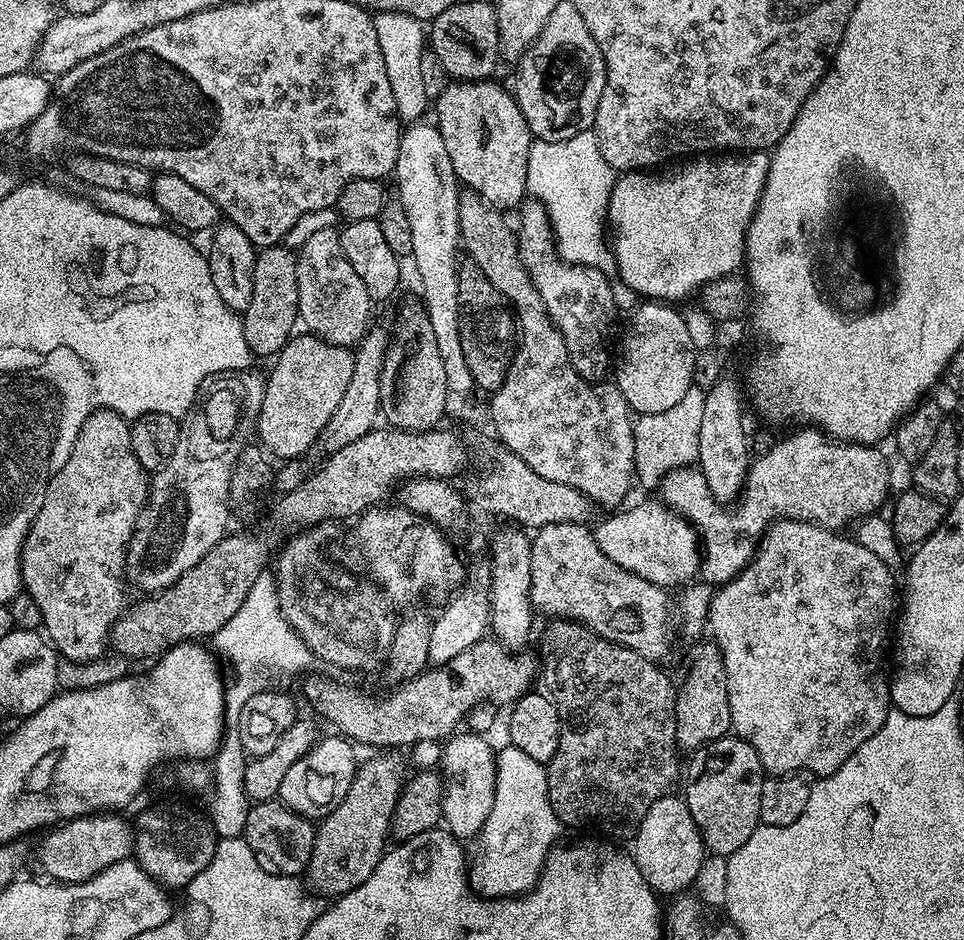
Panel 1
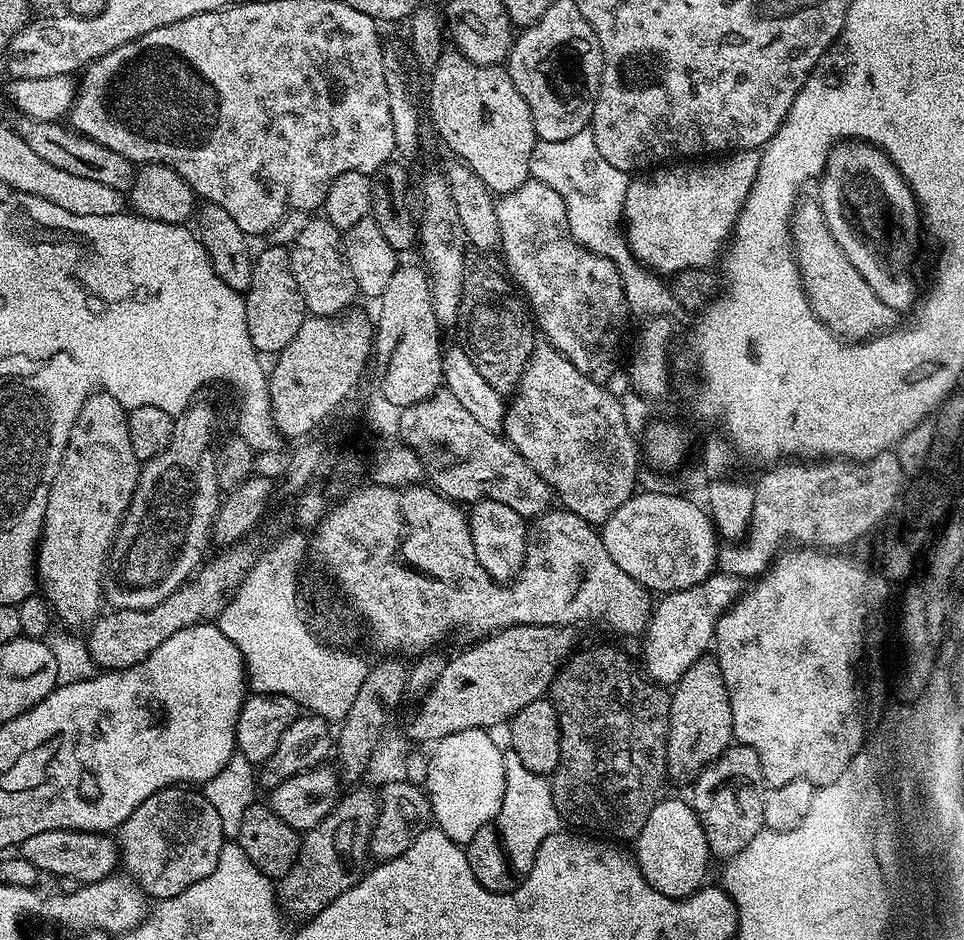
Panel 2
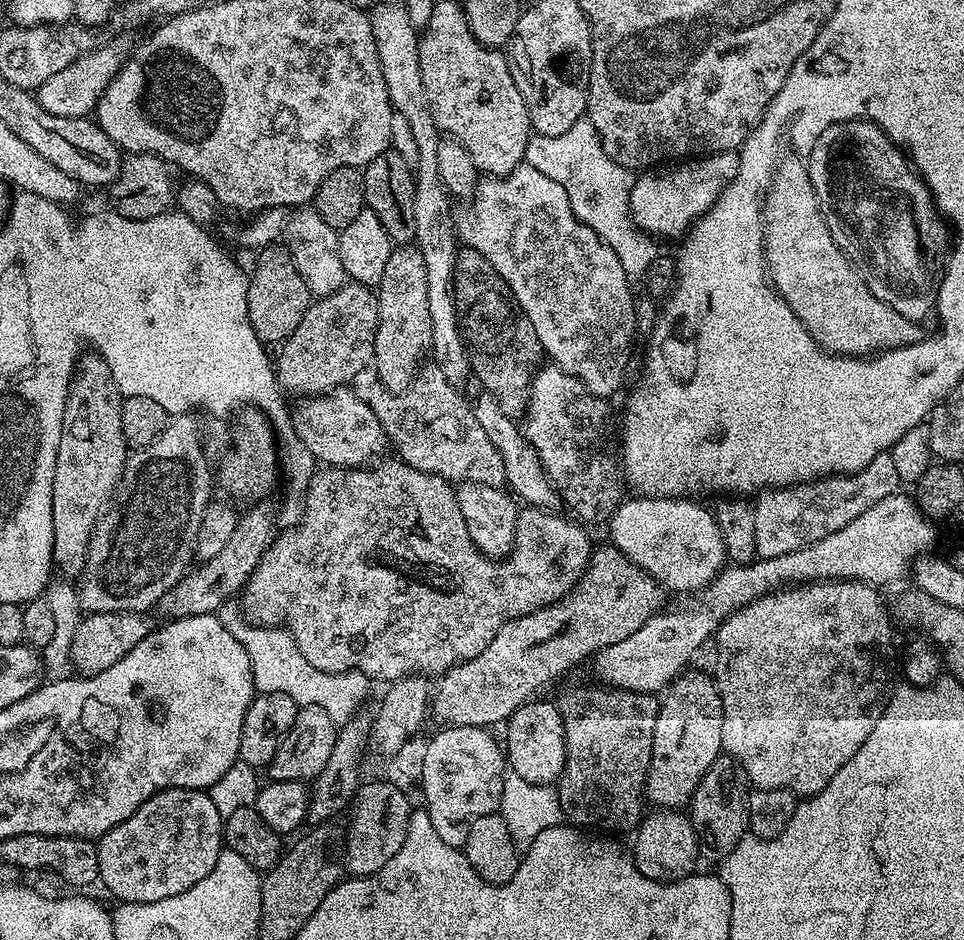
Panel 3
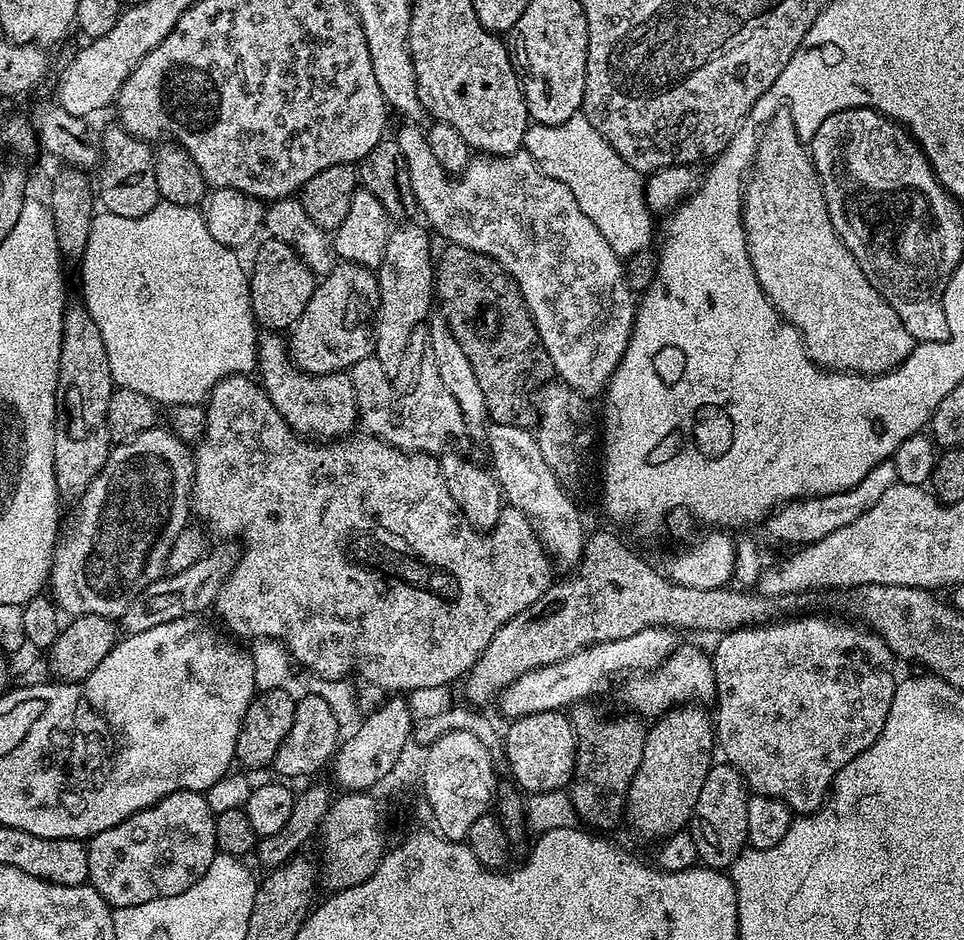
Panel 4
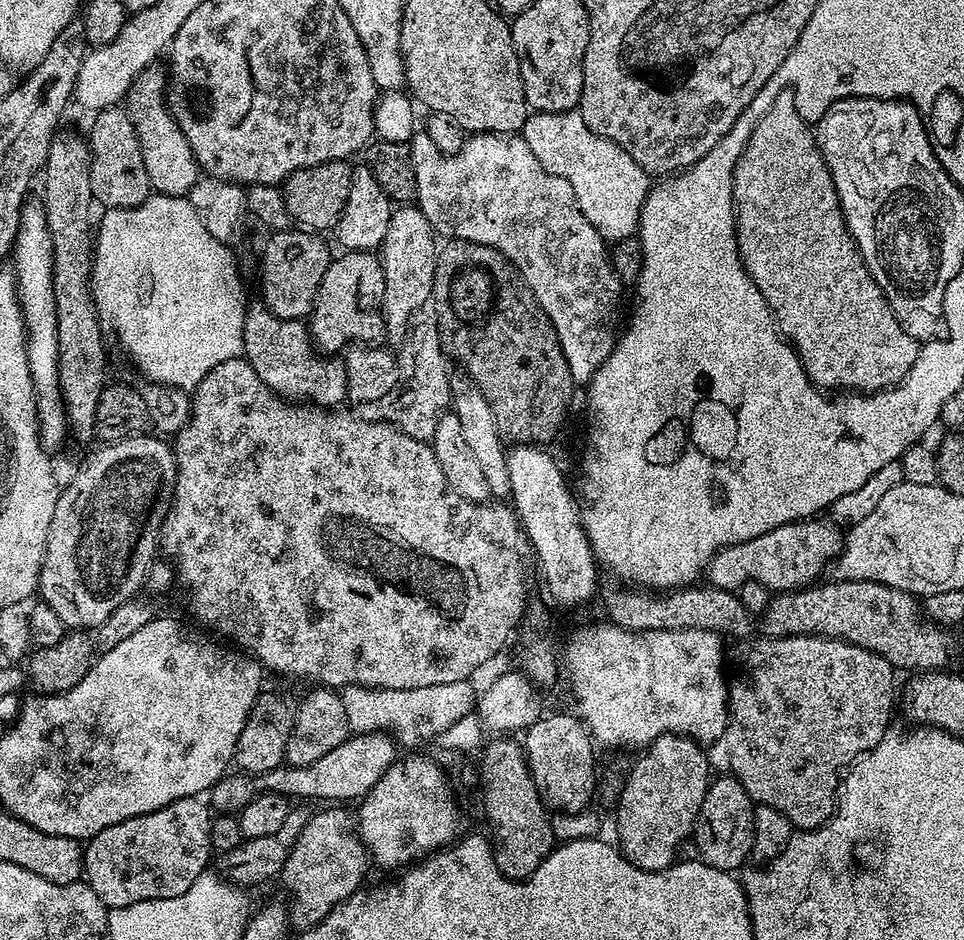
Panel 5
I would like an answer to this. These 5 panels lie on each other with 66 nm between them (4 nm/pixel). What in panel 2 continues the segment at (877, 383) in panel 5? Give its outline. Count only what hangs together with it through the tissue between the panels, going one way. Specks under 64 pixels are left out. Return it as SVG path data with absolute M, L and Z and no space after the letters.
M819 219L800 220L796 224L795 221L791 225L790 233L791 243L794 245L794 259L800 274L800 285L804 289L804 298L811 306L813 314L835 336L848 342L863 342L877 334L889 331L897 323L897 309L886 306L886 302L882 302L882 298L878 298L878 294L874 294L874 290L870 290L870 286L866 286L862 274L858 274L858 270L854 270L854 266L850 266L850 258L846 258L846 254L842 254L838 242L834 242L830 230L823 222Z

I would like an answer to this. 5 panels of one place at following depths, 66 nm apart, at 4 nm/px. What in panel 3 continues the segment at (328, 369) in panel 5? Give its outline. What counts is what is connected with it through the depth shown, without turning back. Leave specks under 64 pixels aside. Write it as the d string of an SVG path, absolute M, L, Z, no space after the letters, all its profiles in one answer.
M352 386L331 388L323 396L310 396L301 399L297 403L300 405L291 409L292 425L298 434L298 438L306 446L306 450L310 450L310 454L321 465L338 468L359 468L380 458L375 458L375 456L382 455L384 448L389 447L388 436L385 434L383 426L378 422L371 403L365 397L363 400L354 389L355 387Z

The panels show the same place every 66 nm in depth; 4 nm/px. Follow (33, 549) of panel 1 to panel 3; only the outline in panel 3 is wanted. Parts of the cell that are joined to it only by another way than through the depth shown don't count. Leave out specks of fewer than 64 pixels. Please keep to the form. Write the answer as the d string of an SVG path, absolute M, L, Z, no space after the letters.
M88 350L76 362L72 385L68 387L68 397L62 418L62 438L58 442L58 458L54 462L54 486L52 487L52 513L54 514L54 550L52 563L60 568L65 577L79 577L84 557L88 554L88 543L96 521L100 519L108 499L115 488L121 487L124 479L124 465L130 455L128 439L122 434L122 406L124 400L118 386L110 374L110 366L95 351Z

